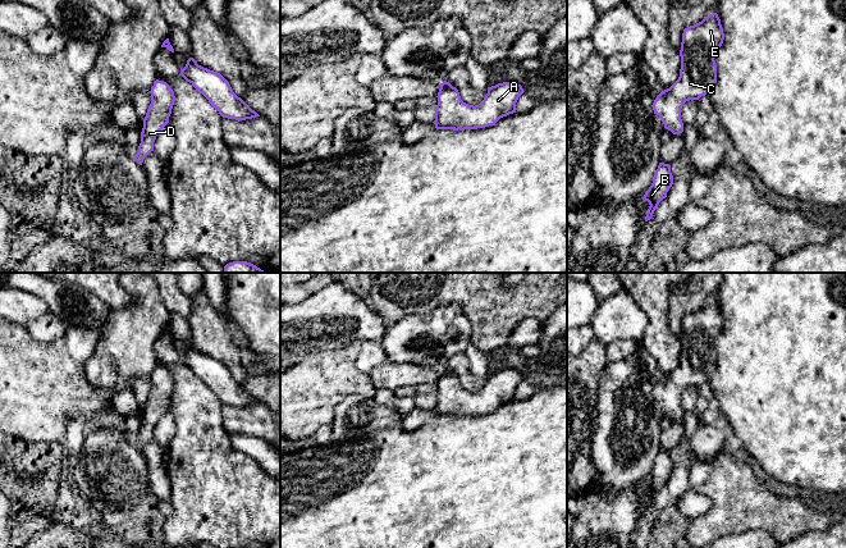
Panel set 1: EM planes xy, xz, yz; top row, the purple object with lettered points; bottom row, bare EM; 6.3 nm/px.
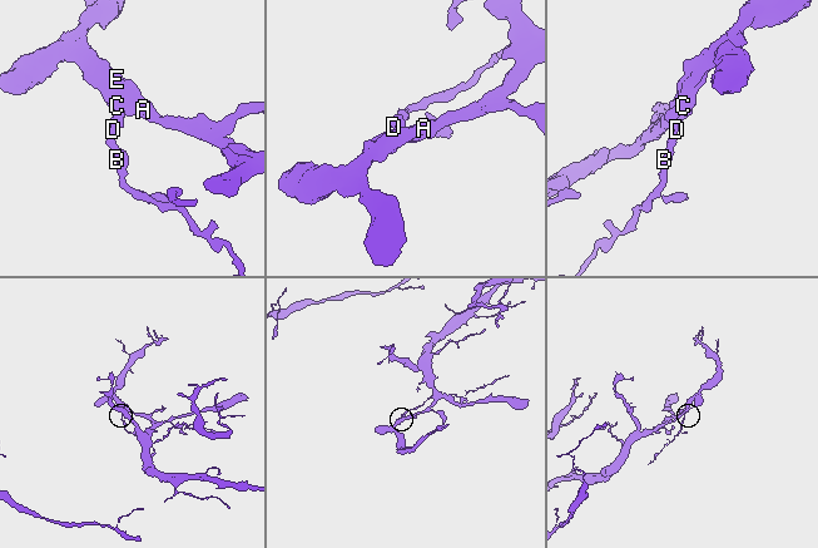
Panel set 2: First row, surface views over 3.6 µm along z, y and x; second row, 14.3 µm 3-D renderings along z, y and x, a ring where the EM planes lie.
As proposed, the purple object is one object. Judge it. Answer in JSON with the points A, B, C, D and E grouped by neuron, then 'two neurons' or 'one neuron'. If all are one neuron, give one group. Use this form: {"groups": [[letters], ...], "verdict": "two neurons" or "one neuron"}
{"groups": [["A", "B", "C", "D", "E"]], "verdict": "one neuron"}

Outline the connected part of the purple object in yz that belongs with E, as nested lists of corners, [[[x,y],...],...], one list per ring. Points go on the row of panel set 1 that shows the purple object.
[[[712,13],[701,22],[683,29],[680,77],[653,102],[654,114],[660,117],[664,128],[673,134],[683,132],[681,119],[683,104],[709,95],[717,83],[714,55],[723,40],[724,33],[717,13]]]

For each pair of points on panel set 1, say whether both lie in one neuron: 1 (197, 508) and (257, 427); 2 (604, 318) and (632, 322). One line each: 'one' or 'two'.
1: two
2: one

